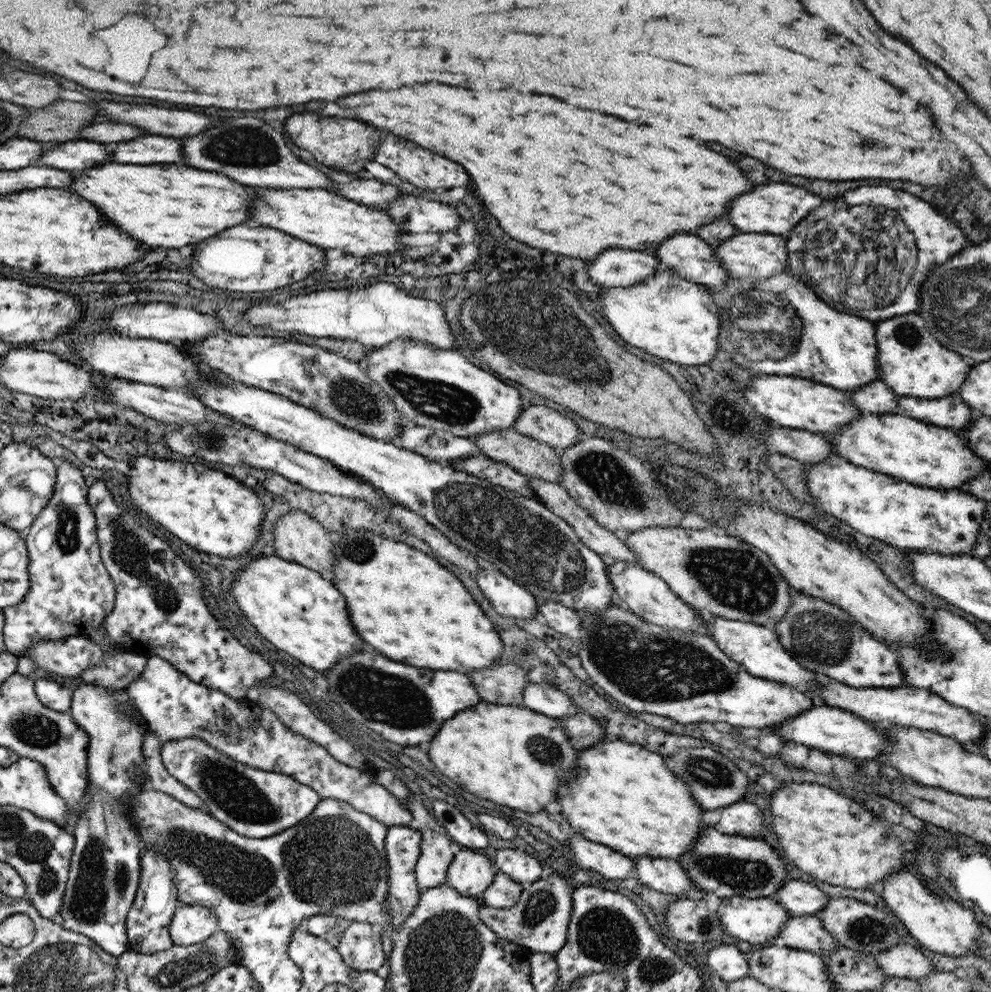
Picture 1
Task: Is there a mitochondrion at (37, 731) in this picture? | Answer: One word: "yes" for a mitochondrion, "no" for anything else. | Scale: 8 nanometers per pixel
yes

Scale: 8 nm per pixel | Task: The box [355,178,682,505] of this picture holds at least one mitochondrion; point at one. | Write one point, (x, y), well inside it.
(440, 399)

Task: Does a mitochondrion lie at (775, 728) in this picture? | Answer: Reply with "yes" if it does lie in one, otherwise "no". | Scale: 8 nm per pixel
no

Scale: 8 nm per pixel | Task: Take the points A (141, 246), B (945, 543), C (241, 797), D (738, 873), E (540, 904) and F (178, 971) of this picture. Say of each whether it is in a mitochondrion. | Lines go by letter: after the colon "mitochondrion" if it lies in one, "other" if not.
A: other
B: other
C: mitochondrion
D: mitochondrion
E: mitochondrion
F: mitochondrion

